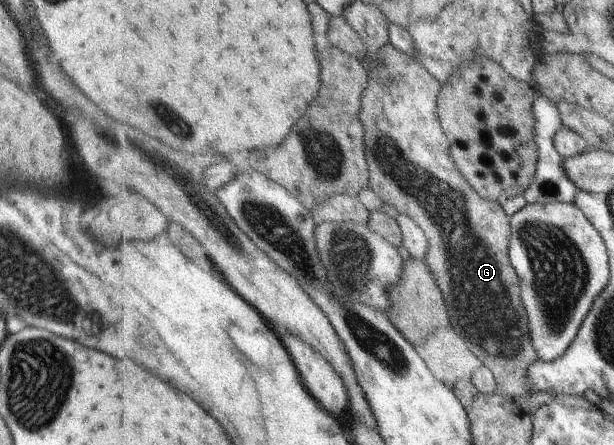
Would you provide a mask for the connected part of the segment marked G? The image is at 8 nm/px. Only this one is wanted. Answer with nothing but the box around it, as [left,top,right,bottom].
[359,41,540,399]

